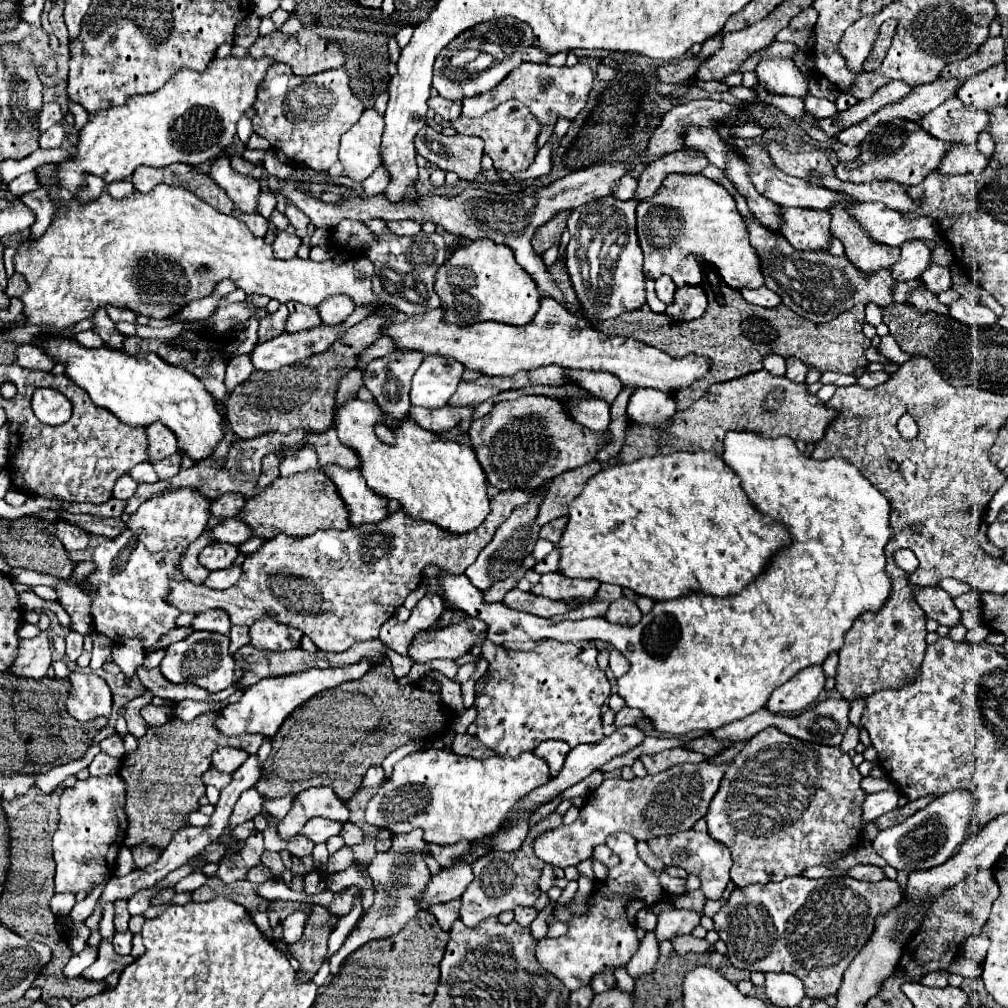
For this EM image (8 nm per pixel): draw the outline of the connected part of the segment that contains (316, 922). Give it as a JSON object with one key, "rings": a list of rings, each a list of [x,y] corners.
{"rings":[[[315,905],[305,925],[305,933],[301,941],[295,945],[287,945],[289,955],[301,963],[303,973],[297,973],[301,981],[309,981],[323,963],[323,957],[327,953],[327,939],[331,933],[331,929],[327,929],[329,927],[327,919],[329,913],[321,905]]]}

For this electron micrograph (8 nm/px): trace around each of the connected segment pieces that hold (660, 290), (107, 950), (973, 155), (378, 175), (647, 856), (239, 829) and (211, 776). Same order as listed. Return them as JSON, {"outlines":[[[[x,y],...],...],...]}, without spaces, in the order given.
{"outlines":[[[[667,275],[659,277],[659,279],[655,281],[655,293],[657,293],[657,297],[659,297],[665,305],[671,305],[673,295],[675,295],[675,283],[671,281],[671,277],[667,277]]],[[[103,939],[101,945],[99,945],[99,957],[97,957],[97,961],[83,971],[83,977],[85,977],[85,979],[103,981],[107,975],[111,975],[111,973],[115,973],[115,971],[123,971],[129,963],[133,963],[131,957],[117,955],[117,953],[113,951],[111,939]]],[[[951,145],[947,157],[939,165],[943,175],[963,175],[963,173],[983,173],[987,167],[987,157],[975,145]]],[[[379,167],[373,175],[369,175],[369,177],[361,183],[361,187],[363,187],[361,199],[369,199],[369,197],[381,193],[387,183],[389,183],[389,175],[387,175],[387,171],[385,171],[383,167]]],[[[639,841],[639,843],[637,843],[637,851],[639,851],[639,857],[641,857],[651,869],[655,869],[655,871],[665,871],[665,863],[647,847],[647,843]]],[[[247,821],[245,825],[237,825],[237,827],[233,827],[231,829],[231,837],[235,837],[235,841],[237,843],[243,843],[251,833],[253,833],[253,821]]],[[[207,769],[207,773],[203,775],[203,785],[213,785],[217,789],[223,789],[231,783],[231,775],[227,773],[219,773],[215,769]]]]}

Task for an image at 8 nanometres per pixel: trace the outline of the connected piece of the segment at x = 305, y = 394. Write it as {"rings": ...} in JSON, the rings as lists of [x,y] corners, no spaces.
{"rings":[[[371,315],[353,327],[351,333],[363,331],[363,337],[359,337],[363,341],[353,339],[349,351],[319,353],[275,373],[253,371],[251,377],[243,381],[243,385],[237,385],[223,401],[223,411],[227,411],[233,433],[239,439],[253,439],[269,431],[289,433],[293,429],[311,429],[313,433],[325,433],[327,429],[331,429],[335,387],[339,383],[339,377],[357,367],[357,353],[381,337],[379,329],[383,329],[383,315]]]}

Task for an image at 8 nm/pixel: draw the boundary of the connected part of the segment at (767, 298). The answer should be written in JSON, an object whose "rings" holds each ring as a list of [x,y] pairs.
{"rings":[[[759,287],[759,289],[743,289],[741,291],[743,299],[747,303],[753,303],[753,305],[759,305],[759,307],[777,307],[781,305],[781,297],[777,297],[773,291],[769,291],[767,287]]]}

